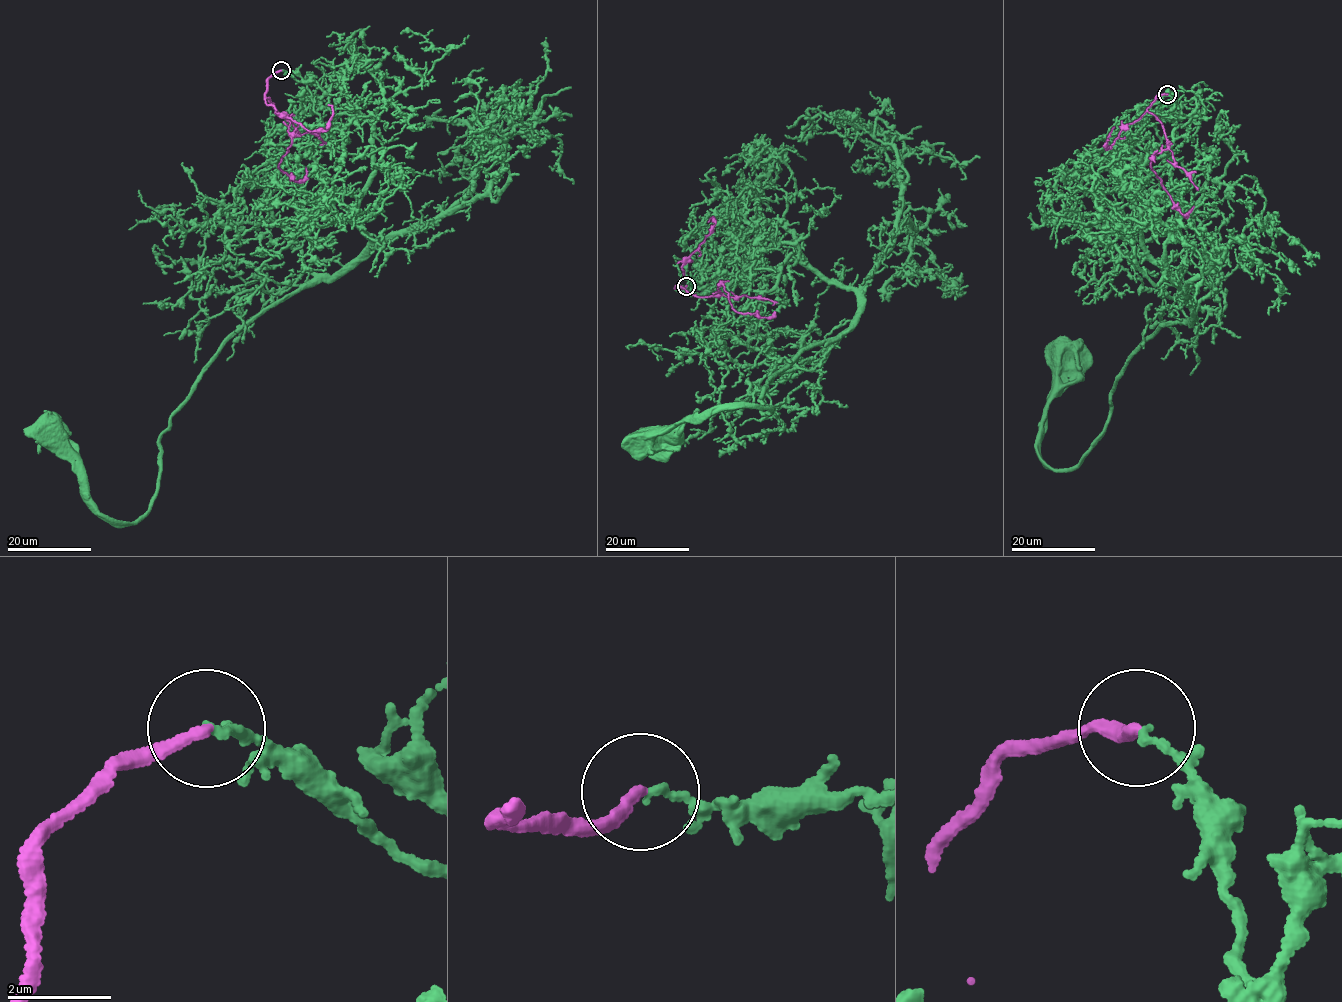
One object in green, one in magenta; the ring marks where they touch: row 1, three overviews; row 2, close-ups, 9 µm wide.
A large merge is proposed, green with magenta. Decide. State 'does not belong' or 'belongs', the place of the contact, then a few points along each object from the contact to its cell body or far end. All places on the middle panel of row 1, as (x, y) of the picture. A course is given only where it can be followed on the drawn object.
does not belong; at (686, 286); green runs (687, 285), (753, 270), (768, 223), (860, 299), (848, 328), (768, 382), (772, 413), (719, 405), (641, 440); magenta runs (687, 285), (676, 289), (711, 297), (724, 285), (730, 304), (738, 312), (768, 318), (773, 315), (772, 318)

